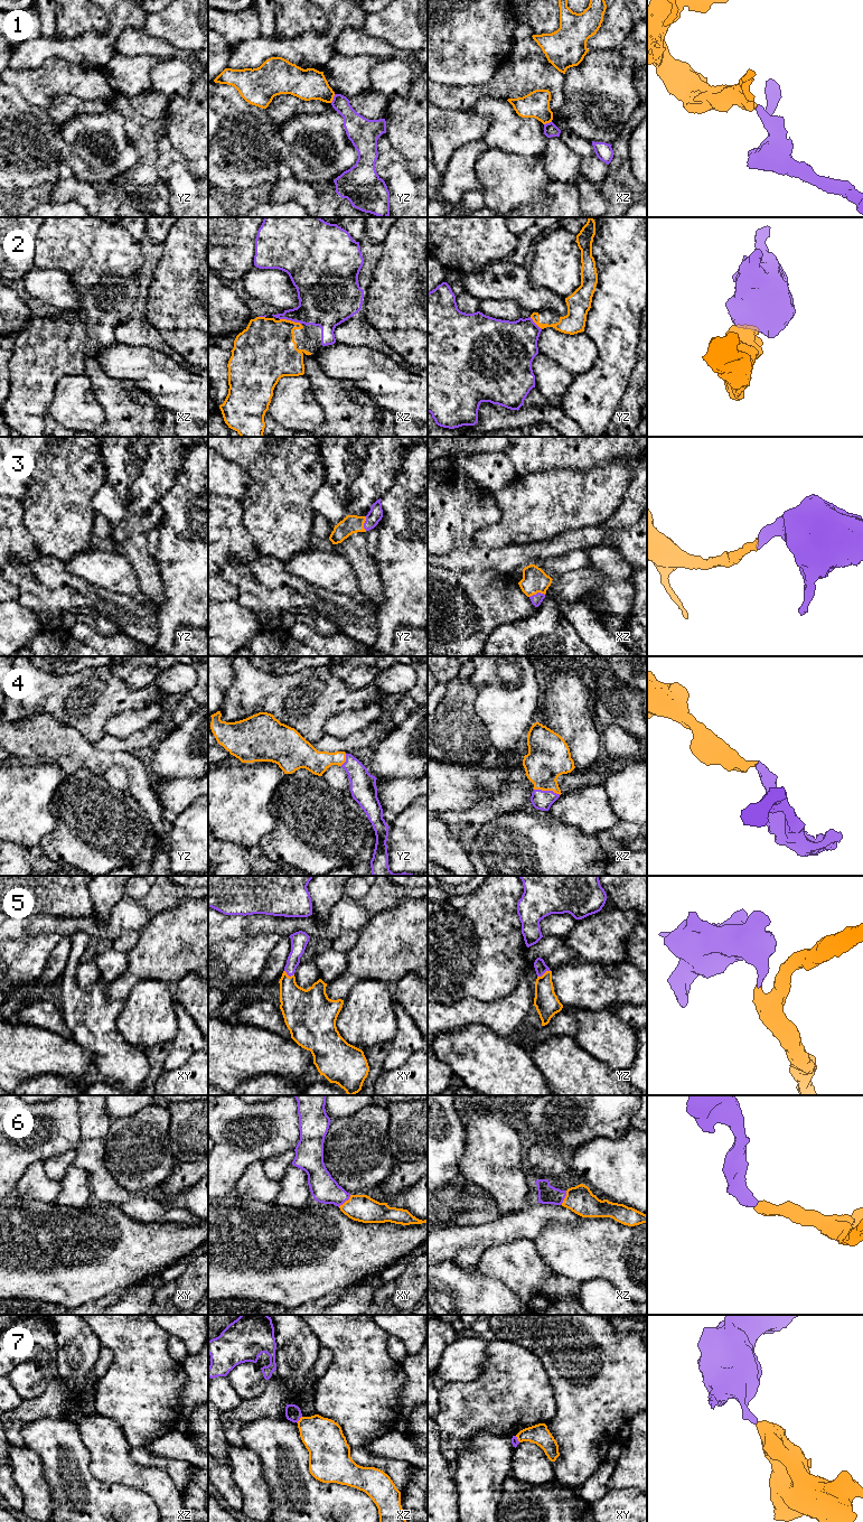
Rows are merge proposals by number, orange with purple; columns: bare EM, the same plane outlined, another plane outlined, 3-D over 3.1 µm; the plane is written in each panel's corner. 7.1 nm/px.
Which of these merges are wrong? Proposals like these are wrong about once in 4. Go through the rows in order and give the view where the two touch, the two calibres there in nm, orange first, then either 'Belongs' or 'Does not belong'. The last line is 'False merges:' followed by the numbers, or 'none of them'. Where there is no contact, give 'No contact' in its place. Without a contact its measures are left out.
1: Touches orange in yz. Thickness 220 nm (orange) against 160 nm. Does not belong
2: Touches orange in xz. Thickness 400 nm (orange) against 320 nm. Belongs
3: Touches orange in xz. Thickness 180 nm (orange) against 80 nm. Belongs
4: Touches orange in xz. Thickness 300 nm (orange) against 140 nm. Belongs
5: Touches orange in yz. Thickness 170 nm (orange) against 90 nm. Belongs
6: Touches orange in xy. Thickness 190 nm (orange) against 200 nm. Belongs
7: Touches orange in xz. Thickness 280 nm (orange) against 110 nm. Does not belong
False merges: 1, 7

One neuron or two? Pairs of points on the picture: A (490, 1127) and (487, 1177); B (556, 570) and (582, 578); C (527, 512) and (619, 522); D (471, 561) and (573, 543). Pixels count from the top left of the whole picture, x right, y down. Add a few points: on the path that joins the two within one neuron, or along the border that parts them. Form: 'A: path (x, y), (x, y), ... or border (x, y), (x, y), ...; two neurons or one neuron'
A: path (490, 1139), (490, 1161), (487, 1165); one neuron
B: border (589, 567), (572, 572), (564, 572), (552, 578); two neurons
C: border (621, 500), (620, 504), (599, 525); two neurons
D: path (497, 559), (510, 559), (547, 549); one neuron

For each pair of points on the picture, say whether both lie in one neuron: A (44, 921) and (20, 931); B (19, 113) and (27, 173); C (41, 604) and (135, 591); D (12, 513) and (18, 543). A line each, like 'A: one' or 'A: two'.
A: one
B: one
C: two
D: one

